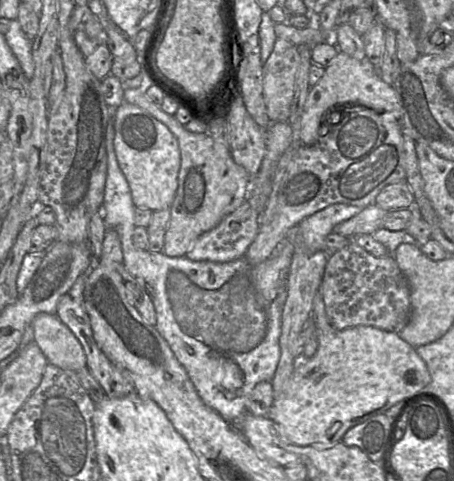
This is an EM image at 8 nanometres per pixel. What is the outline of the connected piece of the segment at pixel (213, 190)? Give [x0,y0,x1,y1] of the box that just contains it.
[124,88,251,257]

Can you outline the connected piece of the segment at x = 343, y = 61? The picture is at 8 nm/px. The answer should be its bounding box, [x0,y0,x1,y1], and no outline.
[301,51,402,146]

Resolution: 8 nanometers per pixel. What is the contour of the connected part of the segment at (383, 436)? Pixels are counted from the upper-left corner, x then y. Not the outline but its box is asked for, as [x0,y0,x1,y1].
[342,414,393,462]

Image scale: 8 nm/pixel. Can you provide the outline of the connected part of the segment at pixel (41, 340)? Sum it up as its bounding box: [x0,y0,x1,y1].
[31,312,86,372]

